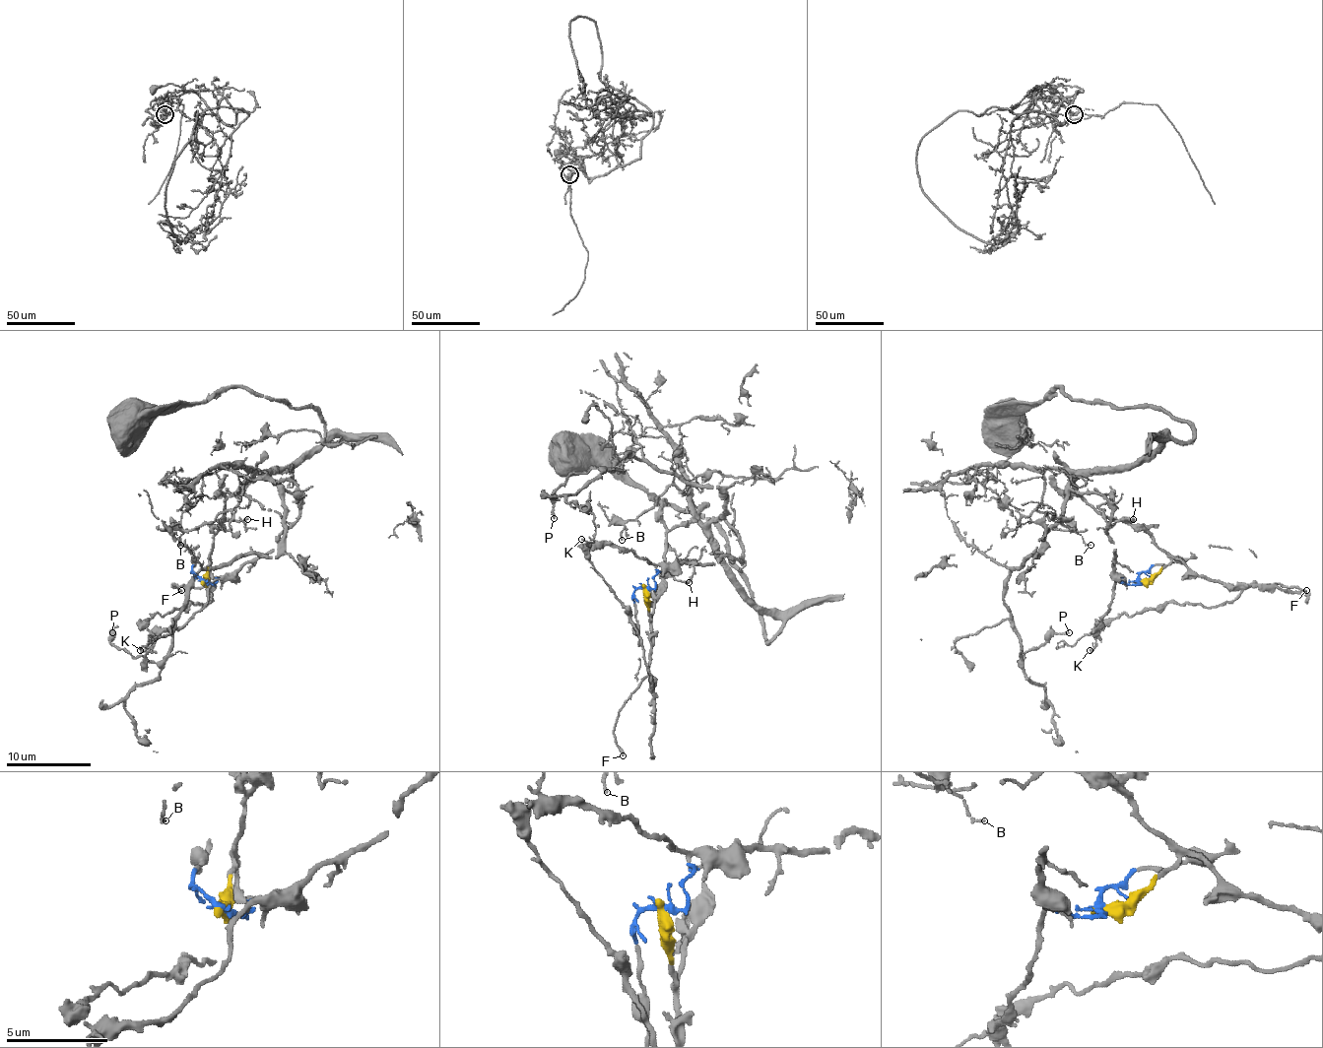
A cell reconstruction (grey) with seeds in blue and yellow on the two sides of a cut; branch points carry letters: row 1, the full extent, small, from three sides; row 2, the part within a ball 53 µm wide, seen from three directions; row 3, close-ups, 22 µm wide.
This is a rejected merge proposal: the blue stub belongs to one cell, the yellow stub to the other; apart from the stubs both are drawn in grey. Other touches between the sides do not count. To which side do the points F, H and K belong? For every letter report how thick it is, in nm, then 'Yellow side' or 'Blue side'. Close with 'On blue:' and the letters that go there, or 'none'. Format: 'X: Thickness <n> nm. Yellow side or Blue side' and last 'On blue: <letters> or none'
F: Thickness 190 nm. Yellow side
H: Thickness 180 nm. Yellow side
K: Thickness 160 nm. Blue side
On blue: K

